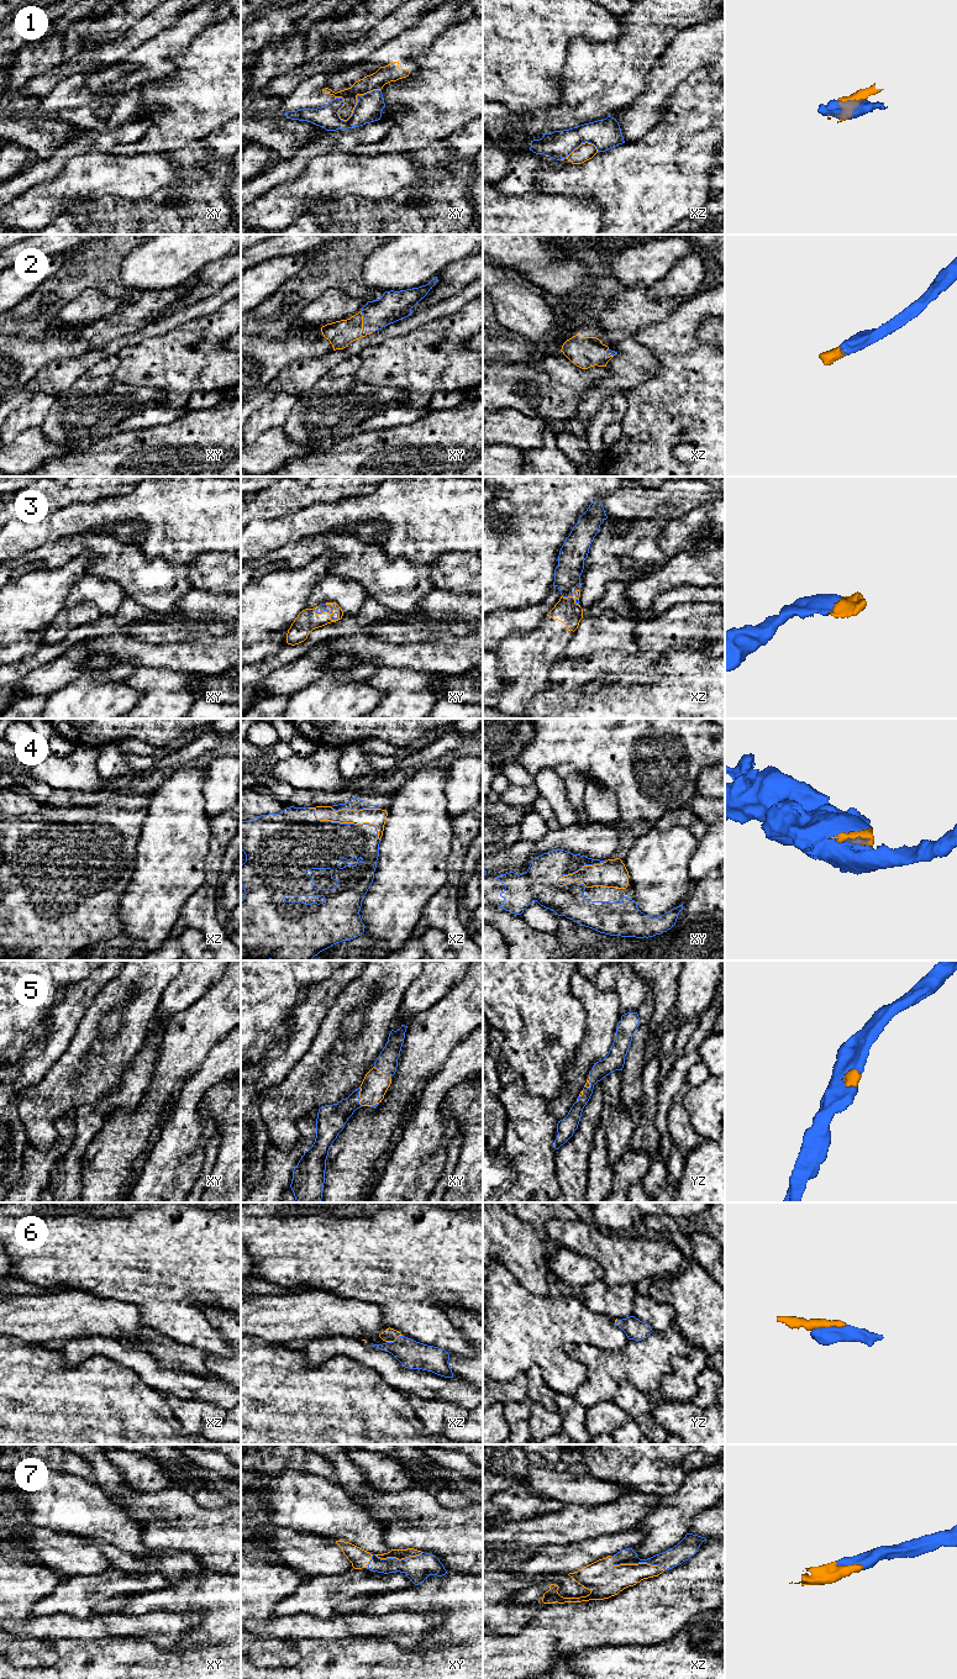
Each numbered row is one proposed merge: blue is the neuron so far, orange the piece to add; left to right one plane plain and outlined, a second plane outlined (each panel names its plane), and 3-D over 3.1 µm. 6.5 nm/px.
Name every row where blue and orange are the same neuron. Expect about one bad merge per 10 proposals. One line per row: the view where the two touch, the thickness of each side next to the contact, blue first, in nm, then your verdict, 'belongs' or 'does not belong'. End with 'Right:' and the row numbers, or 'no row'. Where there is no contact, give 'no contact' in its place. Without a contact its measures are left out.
1: xy | 170/110 nm | does not belong
2: xy | 190/170 nm | belongs
3: xy | 50/140 nm | belongs
4: xz | 320/110 nm | belongs
5: xy | 190/170 nm | belongs
6: xz | 180/90 nm | belongs
7: xy | 160/70 nm | belongs
Right: 2, 3, 4, 5, 6, 7

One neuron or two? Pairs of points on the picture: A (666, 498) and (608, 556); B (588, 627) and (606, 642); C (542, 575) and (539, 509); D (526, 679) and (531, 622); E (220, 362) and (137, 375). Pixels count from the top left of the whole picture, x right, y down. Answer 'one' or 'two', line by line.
A: two
B: one
C: one
D: two
E: one

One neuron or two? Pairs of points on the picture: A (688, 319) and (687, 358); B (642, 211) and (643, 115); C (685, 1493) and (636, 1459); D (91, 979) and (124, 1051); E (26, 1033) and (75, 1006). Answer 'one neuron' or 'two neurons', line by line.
A: one neuron
B: two neurons
C: two neurons
D: two neurons
E: two neurons

